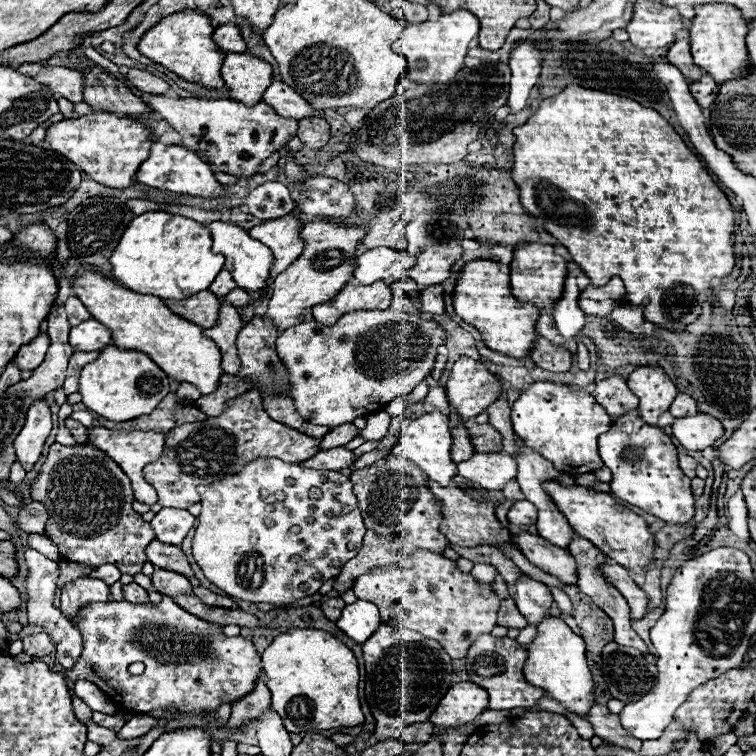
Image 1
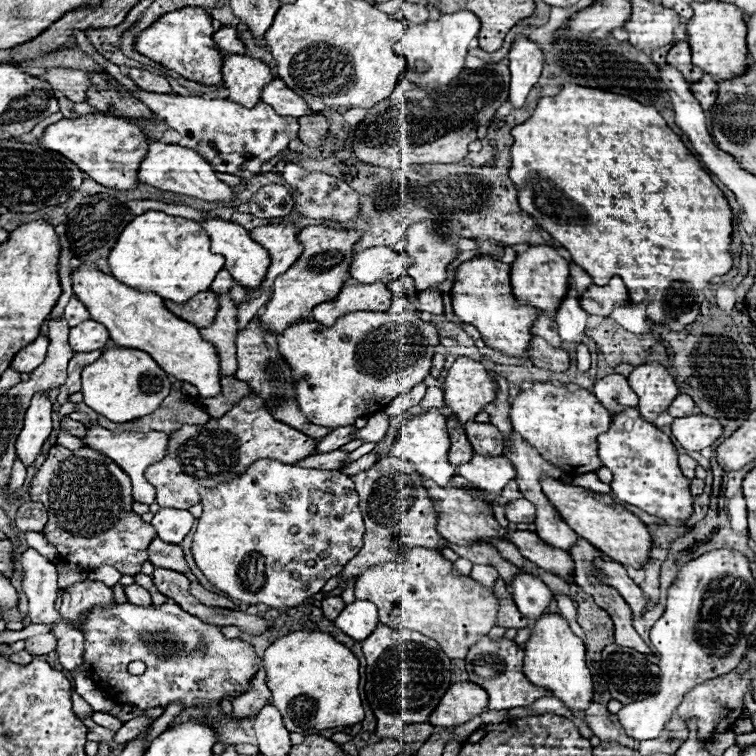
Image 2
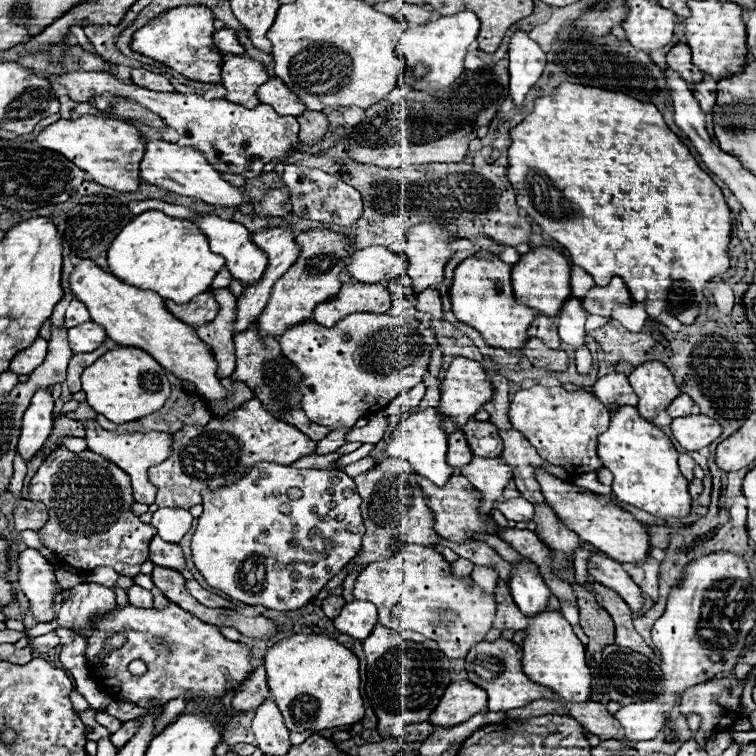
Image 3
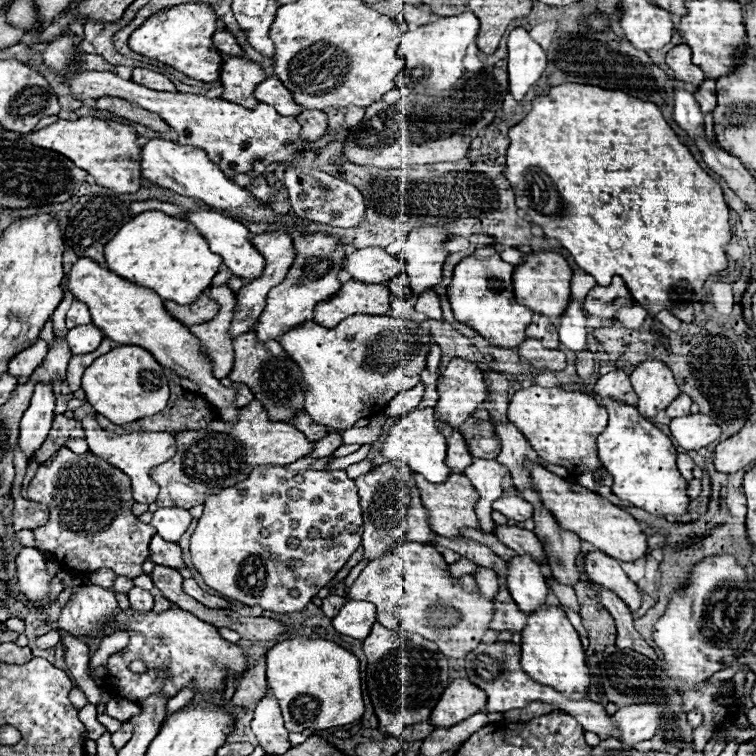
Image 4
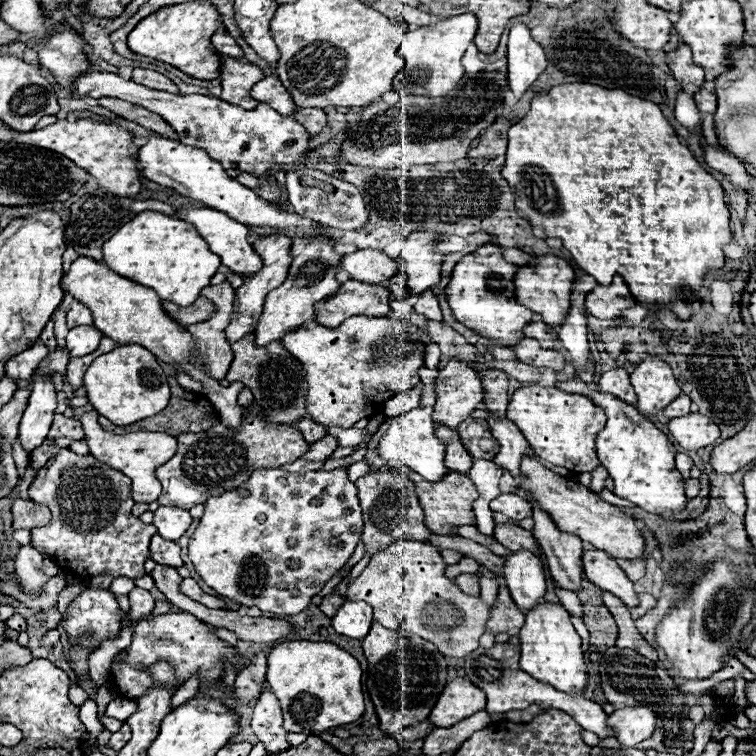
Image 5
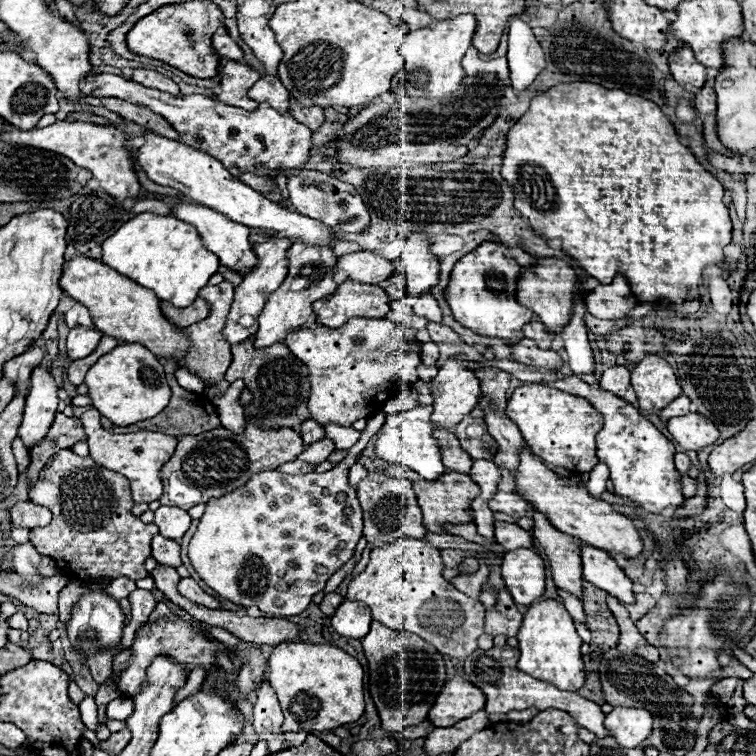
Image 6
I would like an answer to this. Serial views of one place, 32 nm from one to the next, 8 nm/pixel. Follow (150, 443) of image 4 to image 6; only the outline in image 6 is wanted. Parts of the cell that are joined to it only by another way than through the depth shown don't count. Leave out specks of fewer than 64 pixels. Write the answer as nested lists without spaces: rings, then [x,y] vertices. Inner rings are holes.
[[[90,408],[80,416],[84,430],[88,434],[88,446],[90,446],[90,458],[98,464],[104,466],[112,472],[118,472],[128,478],[132,498],[134,502],[154,502],[162,496],[162,478],[160,470],[162,466],[172,458],[176,450],[176,438],[166,436],[162,432],[152,432],[152,430],[140,430],[140,432],[130,432],[130,434],[114,434],[102,428],[100,424],[102,414],[96,408]]]

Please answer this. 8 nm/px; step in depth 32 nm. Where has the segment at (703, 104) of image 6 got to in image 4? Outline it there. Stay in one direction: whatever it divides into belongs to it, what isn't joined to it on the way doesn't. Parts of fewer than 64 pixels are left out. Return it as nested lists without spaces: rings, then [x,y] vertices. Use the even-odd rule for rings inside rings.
[[[704,80],[704,84],[700,84],[694,92],[694,98],[704,114],[712,112],[716,108],[716,84],[712,80]]]

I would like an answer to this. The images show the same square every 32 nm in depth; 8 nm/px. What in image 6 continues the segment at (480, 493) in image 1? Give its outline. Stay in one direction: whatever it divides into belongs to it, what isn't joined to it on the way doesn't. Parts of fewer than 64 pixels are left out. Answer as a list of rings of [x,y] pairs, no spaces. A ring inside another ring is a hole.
[[[386,464],[386,466],[384,466],[384,474],[386,474],[386,476],[392,476],[392,478],[406,478],[406,480],[412,482],[412,488],[414,488],[414,492],[416,492],[418,504],[420,504],[422,514],[424,514],[424,526],[426,526],[430,532],[444,534],[444,530],[442,530],[442,524],[444,524],[444,522],[460,524],[460,522],[474,520],[474,518],[468,514],[468,508],[470,508],[470,502],[480,494],[480,488],[478,488],[478,484],[476,484],[468,474],[444,472],[444,474],[442,474],[440,478],[436,478],[436,480],[422,480],[420,476],[416,476],[416,472],[412,472],[410,468],[404,468],[404,466],[400,466],[400,464]]]

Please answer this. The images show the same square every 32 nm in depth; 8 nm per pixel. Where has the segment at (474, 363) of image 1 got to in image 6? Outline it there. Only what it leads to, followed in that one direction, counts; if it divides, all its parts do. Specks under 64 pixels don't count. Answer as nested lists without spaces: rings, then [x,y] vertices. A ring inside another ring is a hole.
[[[446,360],[438,374],[428,382],[434,396],[434,412],[430,424],[434,428],[456,426],[472,408],[478,406],[480,382],[472,370],[460,366],[458,360]]]

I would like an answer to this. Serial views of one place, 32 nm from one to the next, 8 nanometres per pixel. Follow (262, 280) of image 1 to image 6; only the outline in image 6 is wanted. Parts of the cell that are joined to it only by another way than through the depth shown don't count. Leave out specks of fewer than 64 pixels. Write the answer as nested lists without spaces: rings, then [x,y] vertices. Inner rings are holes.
[[[180,202],[180,204],[172,206],[172,216],[178,218],[180,222],[196,226],[200,238],[204,240],[204,246],[220,258],[220,264],[224,264],[224,266],[228,266],[228,268],[232,268],[236,272],[240,268],[244,268],[246,272],[256,268],[256,254],[254,254],[254,250],[252,250],[252,246],[248,242],[248,236],[250,236],[248,226],[236,224],[236,222],[228,220],[226,216],[220,216],[220,214],[212,212],[210,208],[204,208],[200,204],[192,204],[192,202]]]

